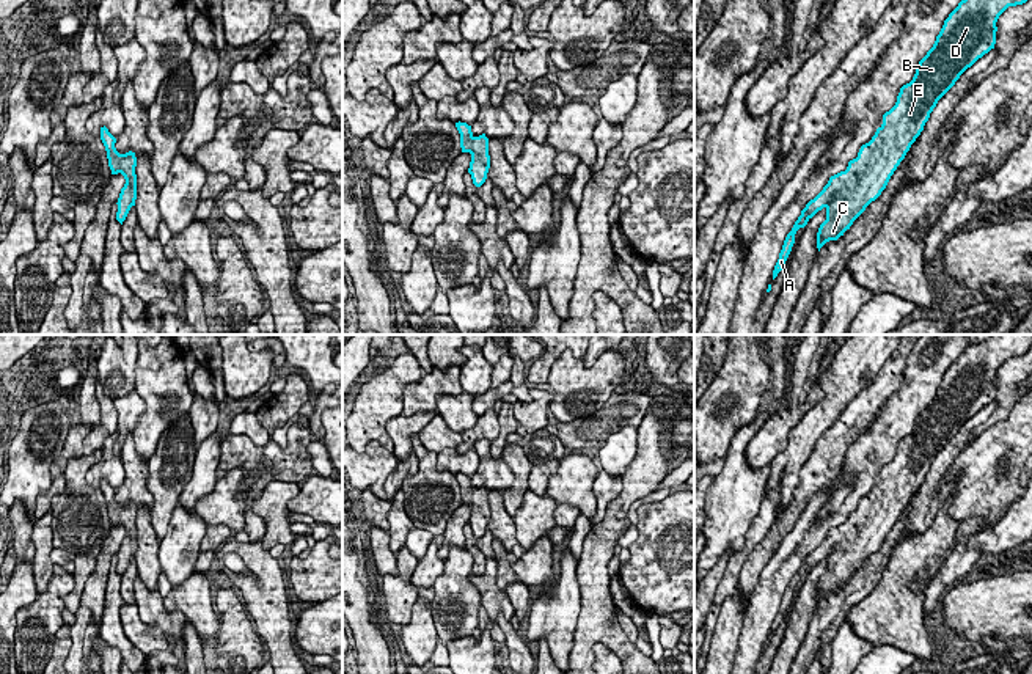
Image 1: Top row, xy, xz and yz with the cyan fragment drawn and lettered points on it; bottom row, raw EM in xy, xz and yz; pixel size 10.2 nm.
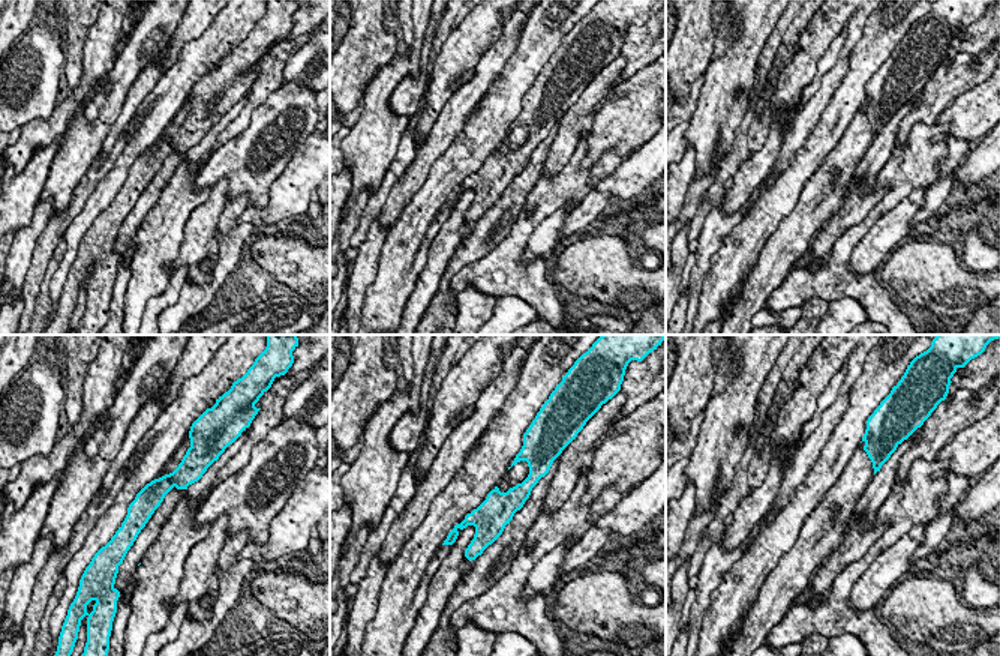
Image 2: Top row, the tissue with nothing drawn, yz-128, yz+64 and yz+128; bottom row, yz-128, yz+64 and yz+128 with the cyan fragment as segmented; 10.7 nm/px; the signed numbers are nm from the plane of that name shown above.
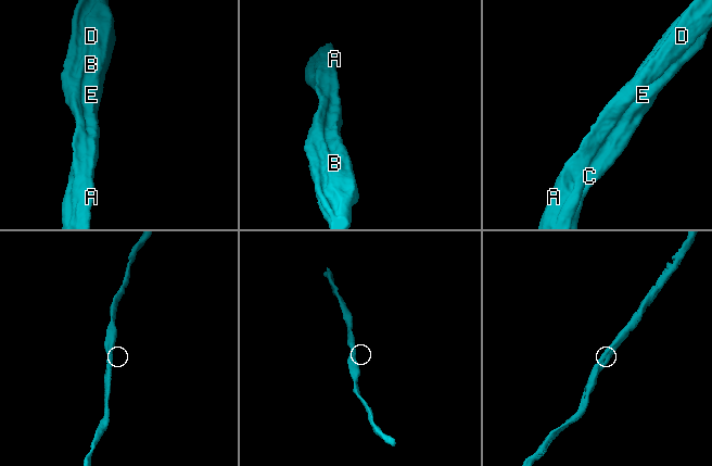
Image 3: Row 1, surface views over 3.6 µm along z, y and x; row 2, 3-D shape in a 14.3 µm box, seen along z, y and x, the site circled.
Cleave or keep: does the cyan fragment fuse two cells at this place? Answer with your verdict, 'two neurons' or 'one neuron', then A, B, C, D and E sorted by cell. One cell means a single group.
one neuron | A B C D E

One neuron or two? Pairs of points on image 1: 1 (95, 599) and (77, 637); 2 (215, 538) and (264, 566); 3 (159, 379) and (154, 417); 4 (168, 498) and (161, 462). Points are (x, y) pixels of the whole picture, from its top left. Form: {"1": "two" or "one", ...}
{"1": "one", "2": "two", "3": "one", "4": "one"}

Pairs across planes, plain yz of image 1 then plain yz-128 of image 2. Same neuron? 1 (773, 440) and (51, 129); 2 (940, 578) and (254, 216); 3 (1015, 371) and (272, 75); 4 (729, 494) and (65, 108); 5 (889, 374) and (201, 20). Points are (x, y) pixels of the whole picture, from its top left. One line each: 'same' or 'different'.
1: same
2: different
3: same
4: different
5: same

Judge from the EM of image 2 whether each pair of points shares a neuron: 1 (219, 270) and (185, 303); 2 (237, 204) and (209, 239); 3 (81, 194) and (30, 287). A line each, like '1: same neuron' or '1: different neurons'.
1: same neuron
2: different neurons
3: same neuron

